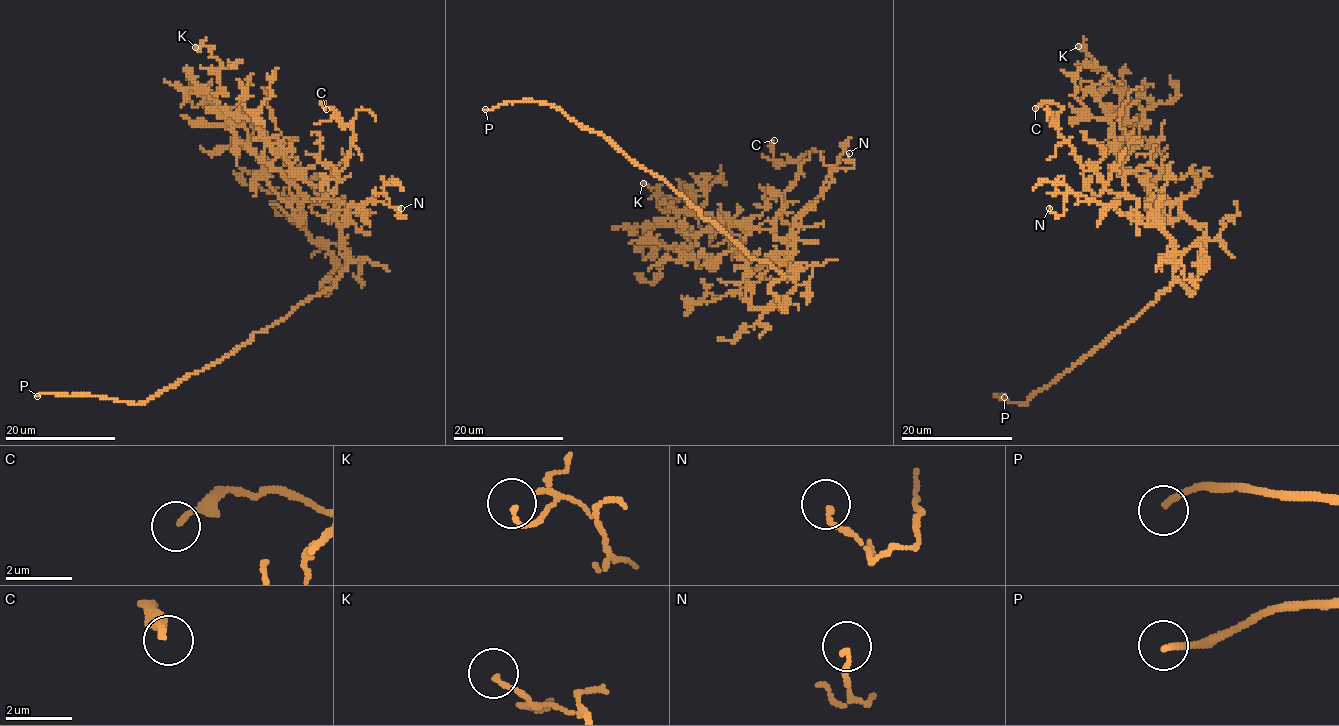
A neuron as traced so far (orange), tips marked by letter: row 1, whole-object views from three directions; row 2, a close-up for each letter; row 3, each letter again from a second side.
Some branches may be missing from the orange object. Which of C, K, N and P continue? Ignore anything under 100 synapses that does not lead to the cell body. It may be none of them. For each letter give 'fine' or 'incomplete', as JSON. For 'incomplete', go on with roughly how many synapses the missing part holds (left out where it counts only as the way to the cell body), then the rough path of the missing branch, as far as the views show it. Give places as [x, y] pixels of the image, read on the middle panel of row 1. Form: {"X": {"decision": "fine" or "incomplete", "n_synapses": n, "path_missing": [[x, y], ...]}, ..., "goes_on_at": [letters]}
{"C": {"decision": "fine"}, "K": {"decision": "fine"}, "N": {"decision": "fine"}, "P": {"decision": "incomplete"}, "goes_on_at": ["P"]}

